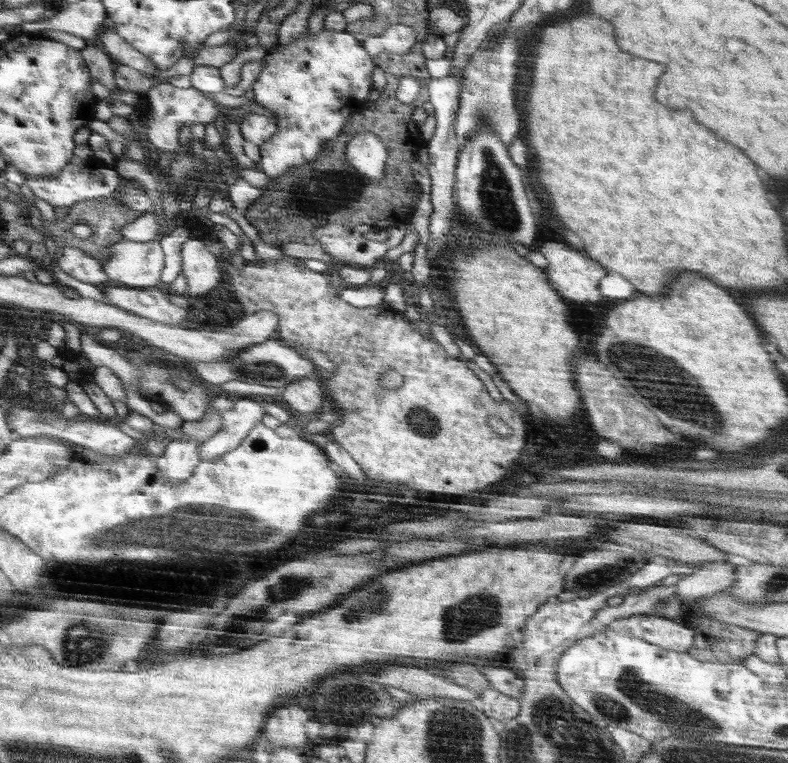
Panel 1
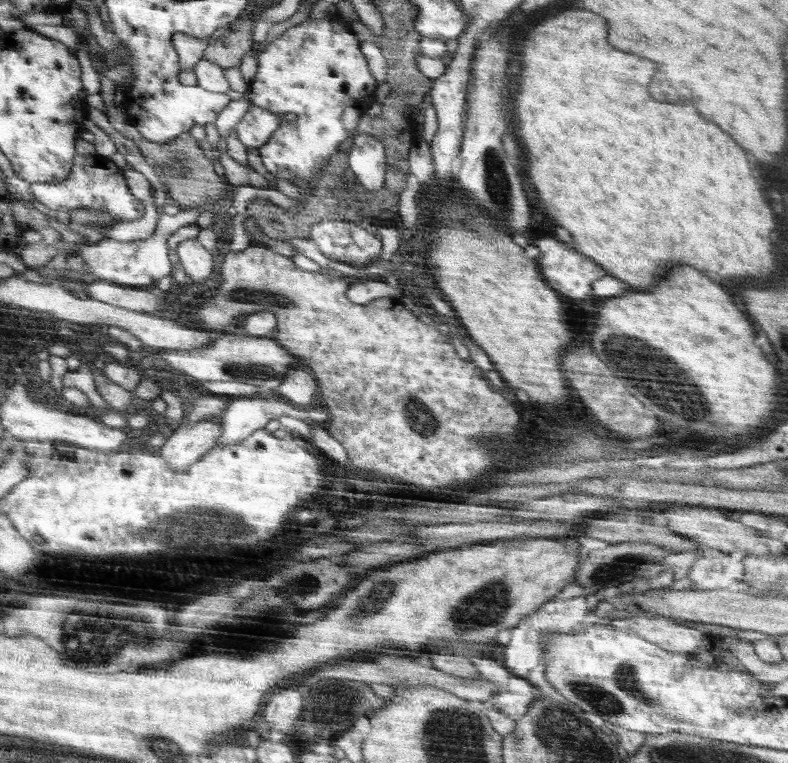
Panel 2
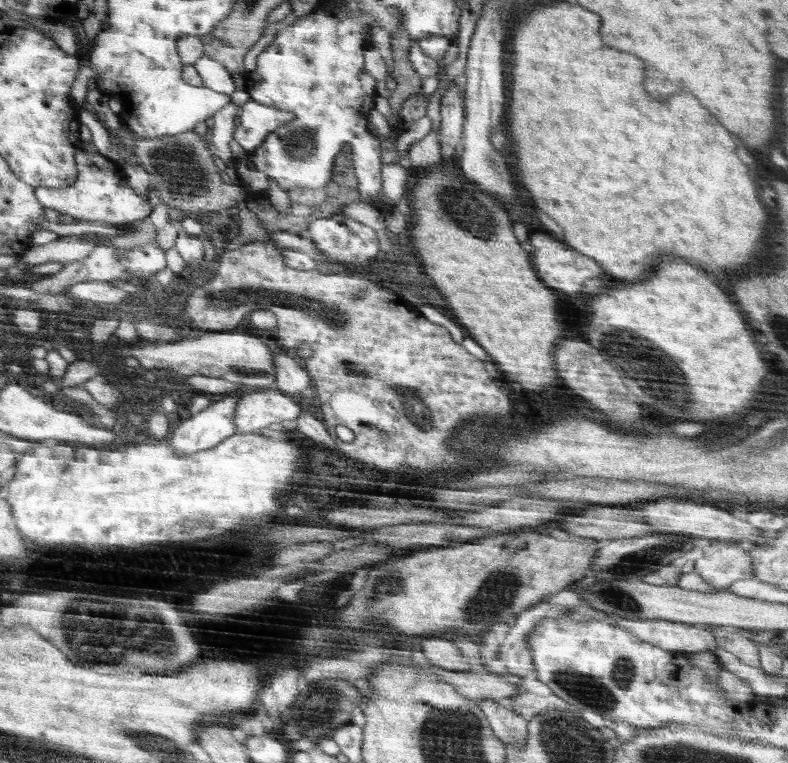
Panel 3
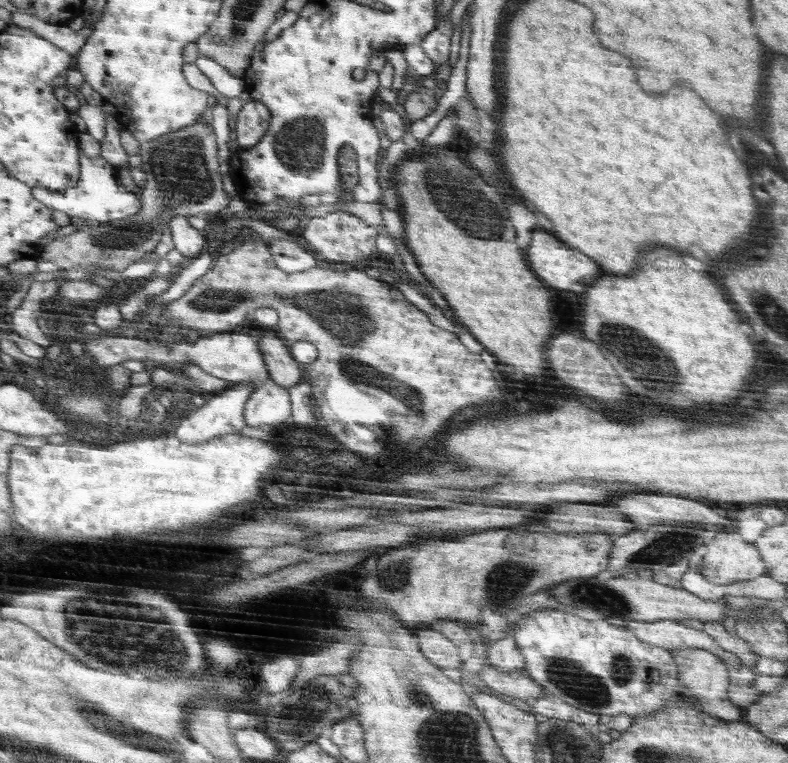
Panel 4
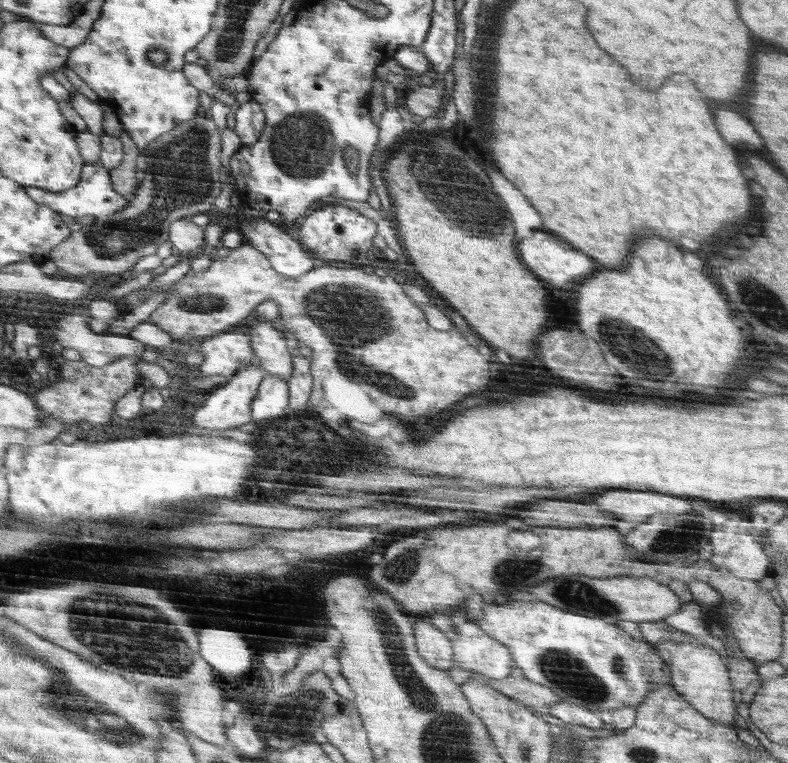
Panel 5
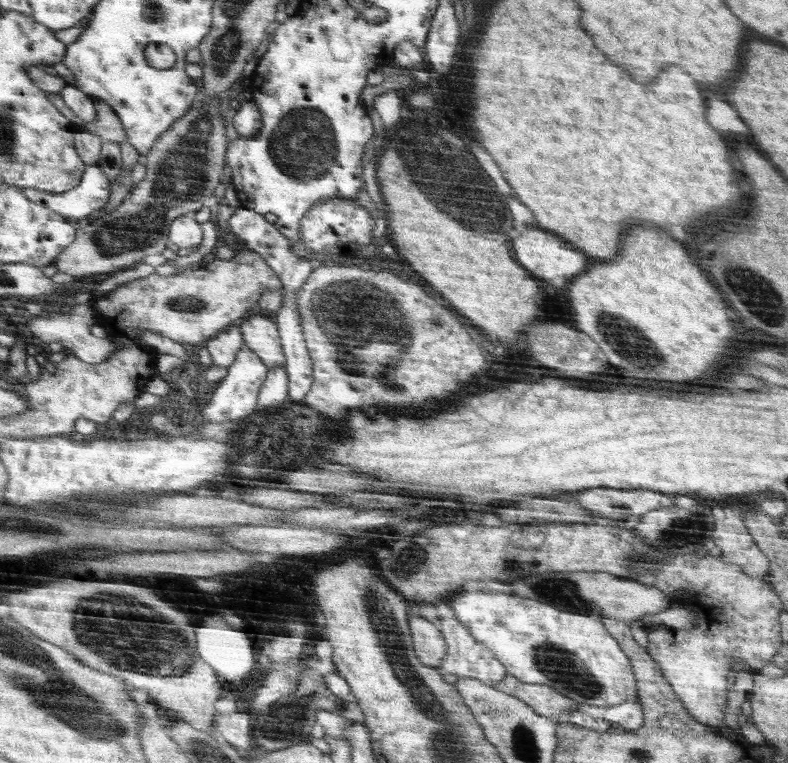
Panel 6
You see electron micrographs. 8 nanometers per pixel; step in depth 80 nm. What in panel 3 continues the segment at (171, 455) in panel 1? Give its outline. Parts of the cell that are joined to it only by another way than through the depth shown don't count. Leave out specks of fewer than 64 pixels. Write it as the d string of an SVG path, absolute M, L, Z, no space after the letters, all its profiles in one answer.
M228 394L220 402L213 402L188 420L182 420L170 438L174 452L180 456L194 456L233 436L236 433L234 414L241 395Z

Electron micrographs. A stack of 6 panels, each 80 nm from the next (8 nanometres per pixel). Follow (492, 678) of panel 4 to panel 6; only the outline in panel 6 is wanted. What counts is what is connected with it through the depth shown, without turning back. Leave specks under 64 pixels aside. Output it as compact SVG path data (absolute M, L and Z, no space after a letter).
M508 674L492 686L500 692L523 700L540 716L549 718L553 722L560 720L562 715L579 706L577 701L556 692L551 686L528 684L525 681L518 680L516 676Z

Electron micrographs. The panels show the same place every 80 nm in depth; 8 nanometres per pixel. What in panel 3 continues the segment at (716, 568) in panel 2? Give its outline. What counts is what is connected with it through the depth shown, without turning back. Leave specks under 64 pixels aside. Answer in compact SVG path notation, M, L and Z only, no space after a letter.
M712 541L703 548L703 555L696 561L693 572L710 586L722 590L753 576L751 558L738 542Z

